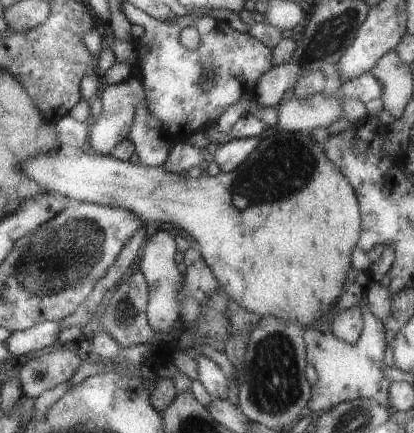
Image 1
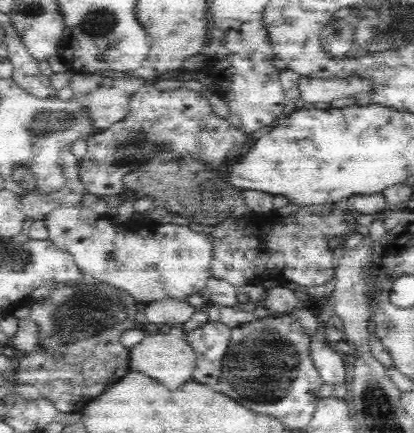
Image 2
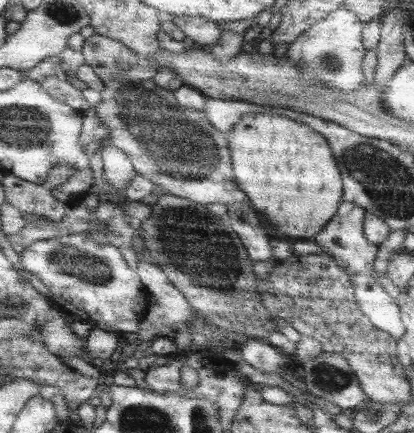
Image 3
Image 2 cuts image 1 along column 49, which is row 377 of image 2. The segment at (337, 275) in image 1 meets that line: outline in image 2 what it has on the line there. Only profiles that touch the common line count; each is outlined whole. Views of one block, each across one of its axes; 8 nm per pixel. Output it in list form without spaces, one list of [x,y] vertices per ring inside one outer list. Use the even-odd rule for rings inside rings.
[[[154,334],[154,336],[146,336],[140,344],[136,344],[132,348],[130,368],[132,368],[132,372],[142,372],[142,374],[158,380],[166,388],[180,388],[184,382],[194,378],[196,352],[184,338],[174,338],[170,334]]]

